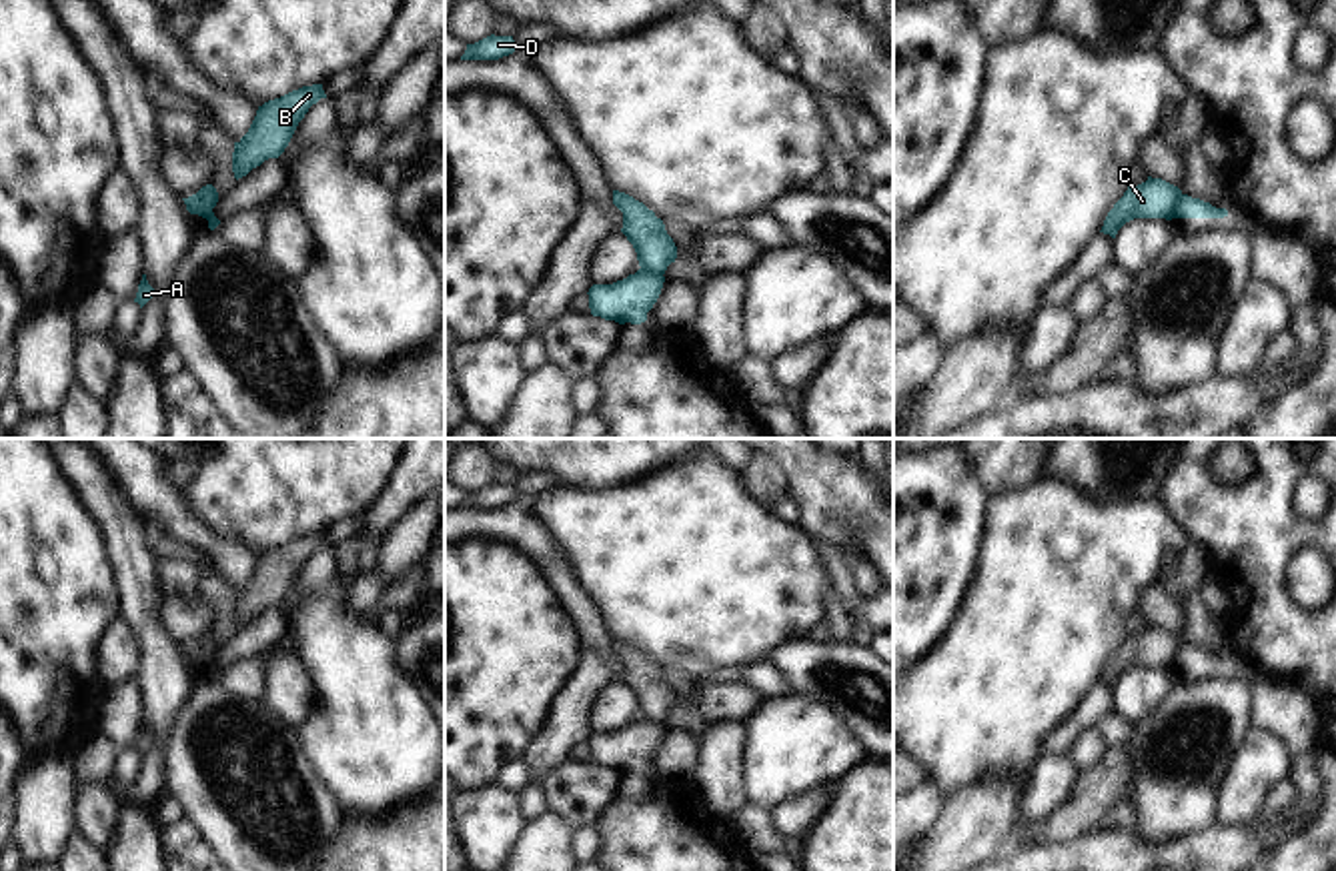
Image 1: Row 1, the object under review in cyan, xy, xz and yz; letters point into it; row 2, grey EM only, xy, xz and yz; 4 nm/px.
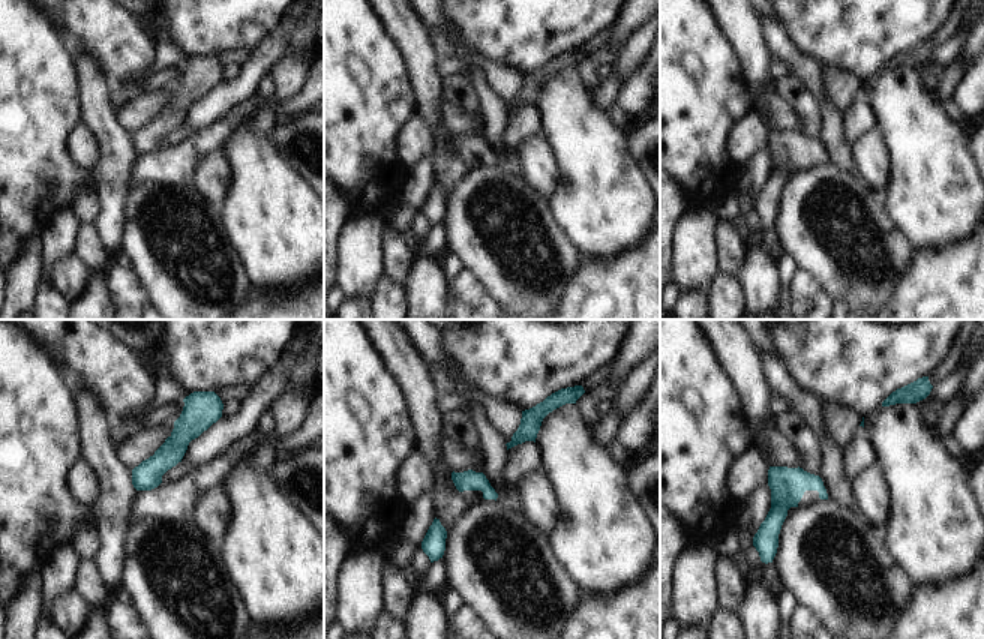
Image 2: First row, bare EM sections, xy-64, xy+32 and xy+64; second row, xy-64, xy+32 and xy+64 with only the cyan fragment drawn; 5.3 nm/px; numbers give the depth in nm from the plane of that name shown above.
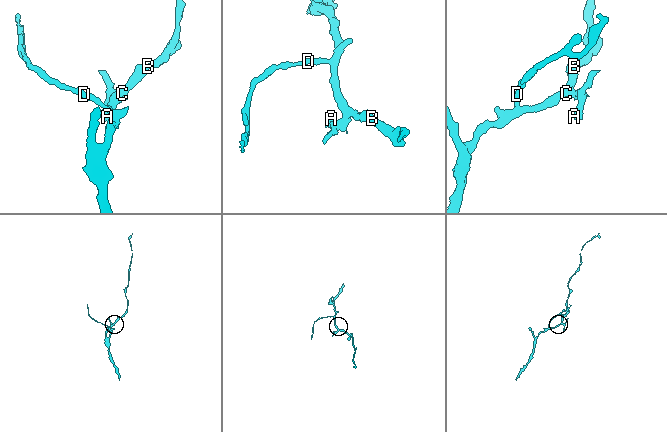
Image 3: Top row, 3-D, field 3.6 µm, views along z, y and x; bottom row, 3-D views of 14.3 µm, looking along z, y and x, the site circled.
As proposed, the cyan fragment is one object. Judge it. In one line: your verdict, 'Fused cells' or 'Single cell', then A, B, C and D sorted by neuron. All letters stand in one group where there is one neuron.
Fused cells. Groups: A / B C D.

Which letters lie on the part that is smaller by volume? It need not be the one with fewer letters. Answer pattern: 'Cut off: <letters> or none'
Cut off: A

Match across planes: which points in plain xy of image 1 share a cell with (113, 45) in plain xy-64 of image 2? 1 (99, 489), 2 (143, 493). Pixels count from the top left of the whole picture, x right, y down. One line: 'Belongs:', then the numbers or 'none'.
Belongs: 2

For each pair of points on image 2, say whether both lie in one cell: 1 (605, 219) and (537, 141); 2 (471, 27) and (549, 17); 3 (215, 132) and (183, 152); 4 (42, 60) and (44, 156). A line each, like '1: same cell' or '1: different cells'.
1: different cells
2: same cell
3: same cell
4: same cell

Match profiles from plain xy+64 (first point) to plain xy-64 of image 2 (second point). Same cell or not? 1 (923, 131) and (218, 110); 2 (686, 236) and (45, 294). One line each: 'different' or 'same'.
1: different
2: different

